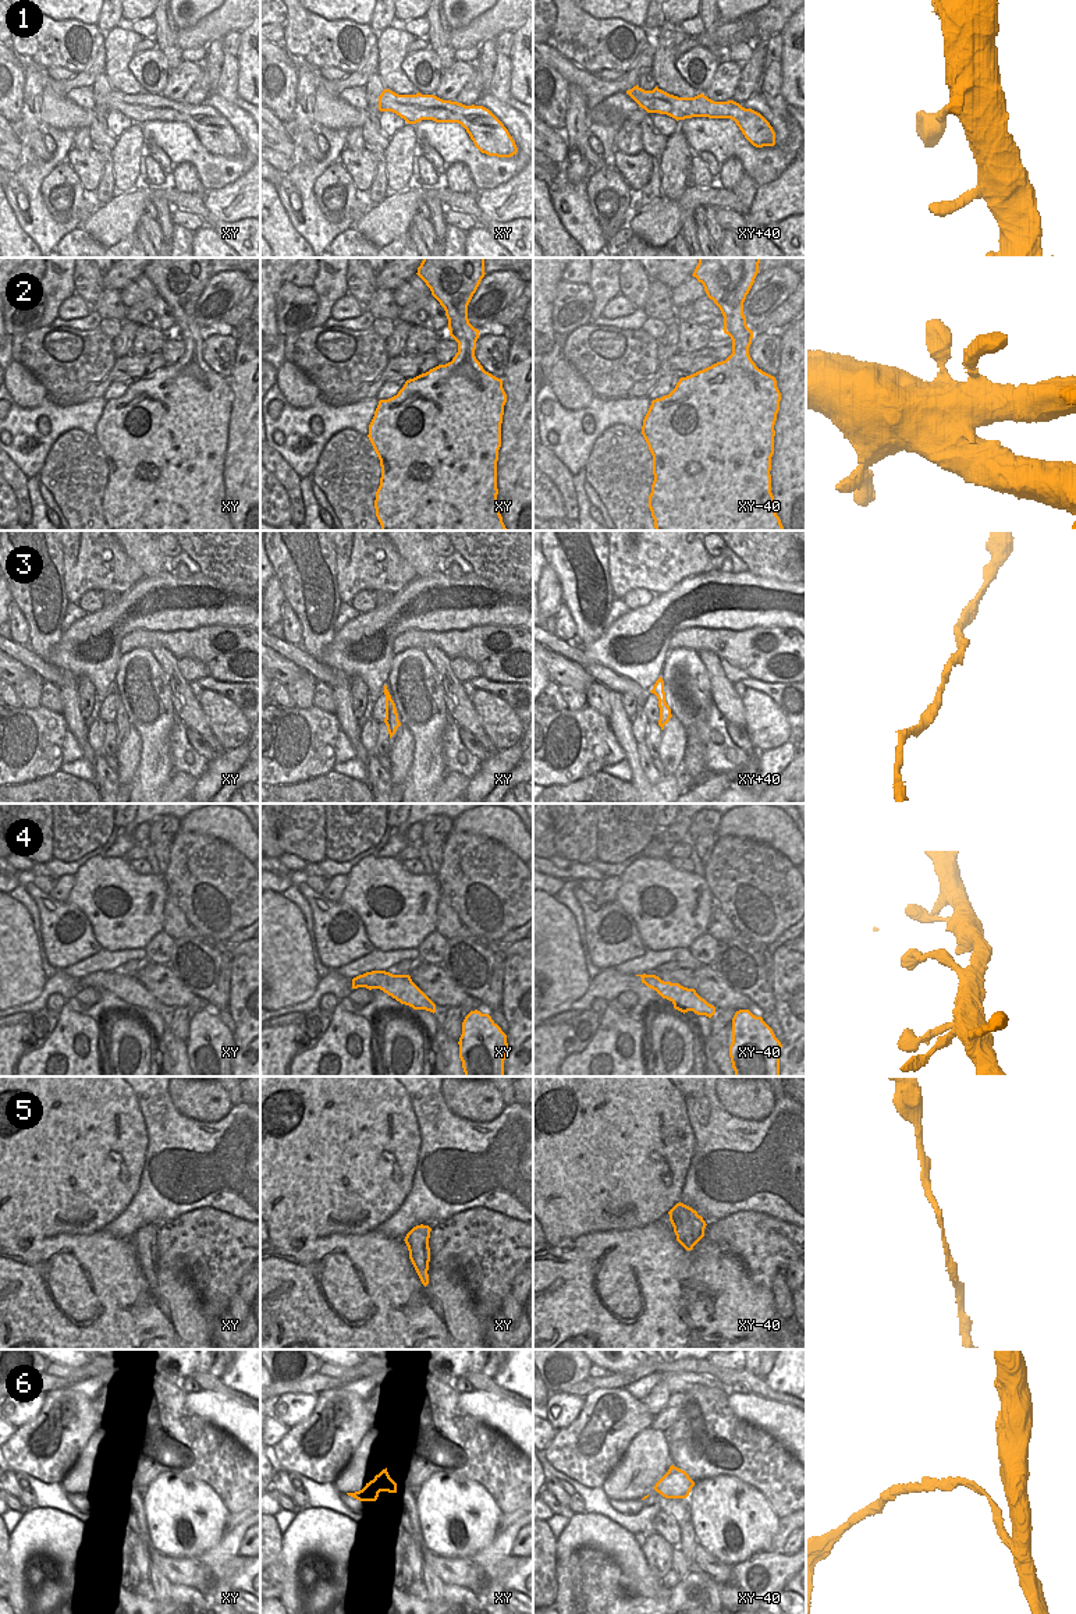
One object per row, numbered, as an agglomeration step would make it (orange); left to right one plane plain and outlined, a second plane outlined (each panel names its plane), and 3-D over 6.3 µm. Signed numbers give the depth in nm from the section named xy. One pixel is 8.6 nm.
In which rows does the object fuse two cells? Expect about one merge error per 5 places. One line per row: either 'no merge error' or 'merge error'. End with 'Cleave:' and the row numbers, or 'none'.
1: no merge error
2: no merge error
3: no merge error
4: no merge error
5: no merge error
6: no merge error
Cleave: none

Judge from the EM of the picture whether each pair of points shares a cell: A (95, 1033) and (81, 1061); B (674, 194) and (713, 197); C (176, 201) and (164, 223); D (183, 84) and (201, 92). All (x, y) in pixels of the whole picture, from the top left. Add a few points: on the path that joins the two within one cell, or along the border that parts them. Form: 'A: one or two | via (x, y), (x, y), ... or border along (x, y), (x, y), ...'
A: one | via (91, 1040), (88, 1056)
B: two | border along (686, 184), (677, 199), (661, 197)
C: two | border along (151, 197), (162, 197), (173, 208)
D: two | border along (202, 70), (181, 100)

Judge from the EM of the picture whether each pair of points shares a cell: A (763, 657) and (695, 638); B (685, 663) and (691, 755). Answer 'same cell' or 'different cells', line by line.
A: same cell
B: same cell

